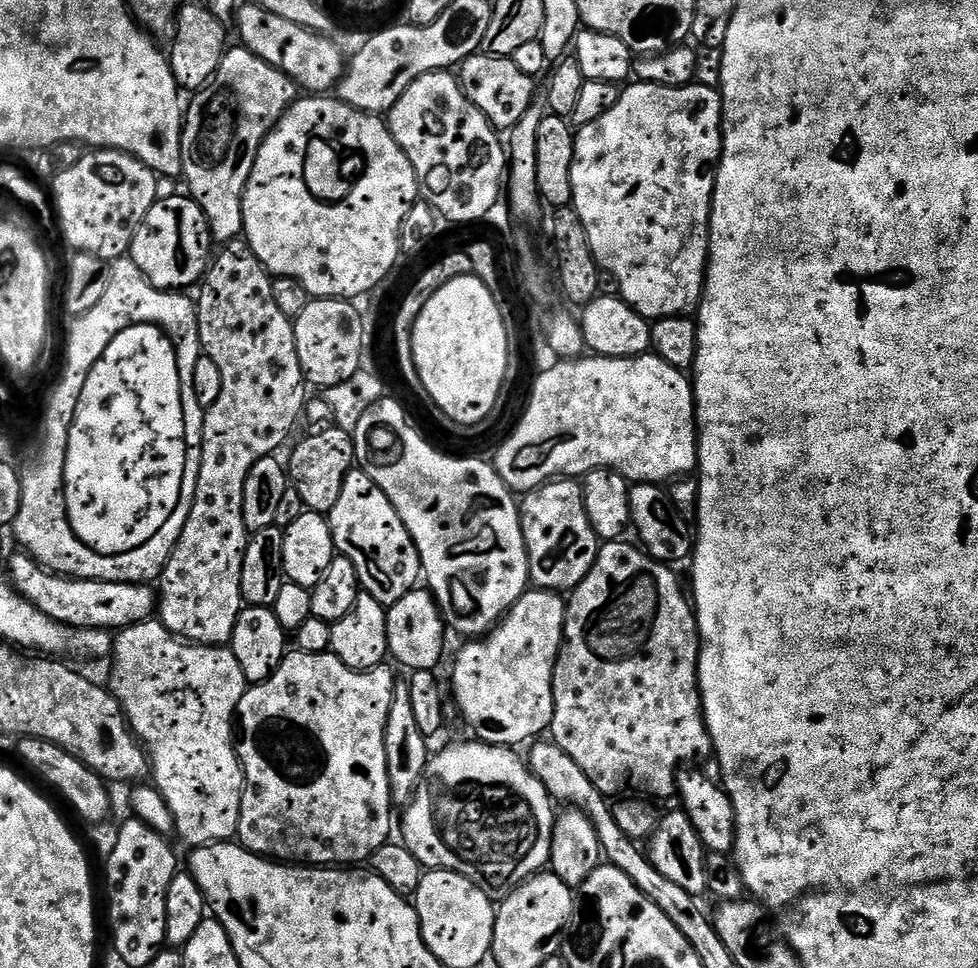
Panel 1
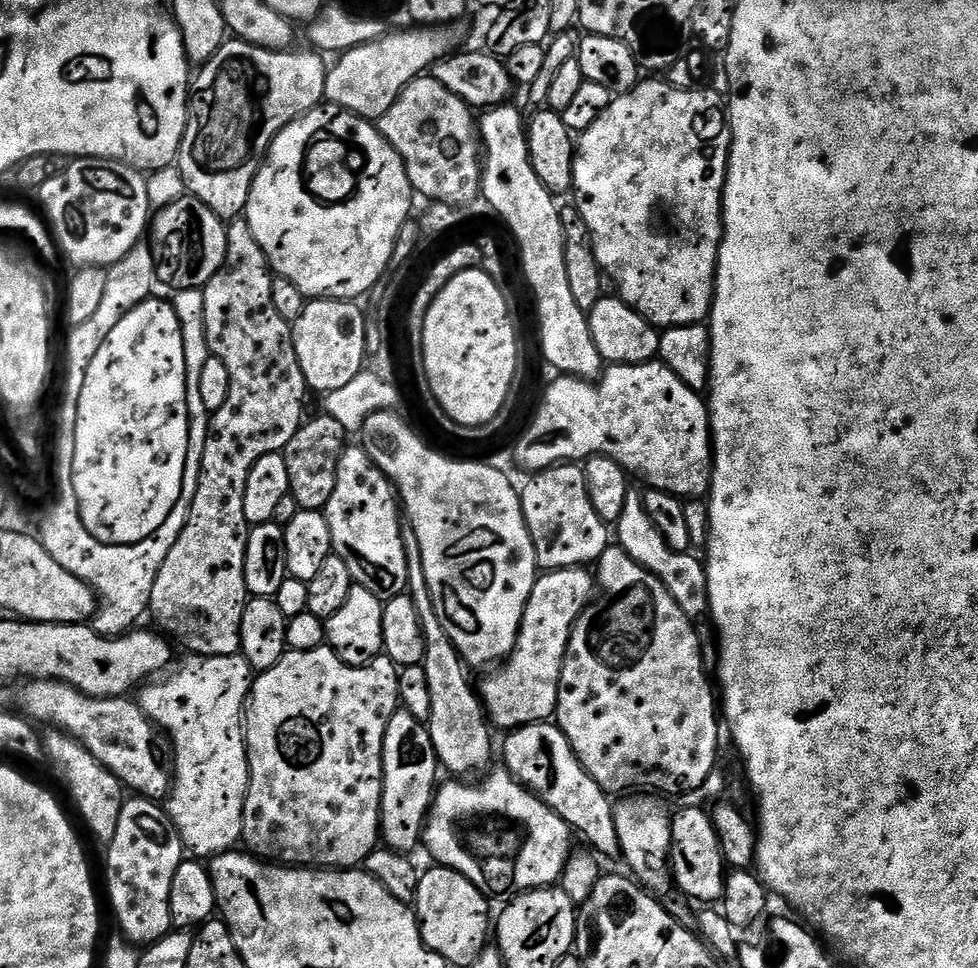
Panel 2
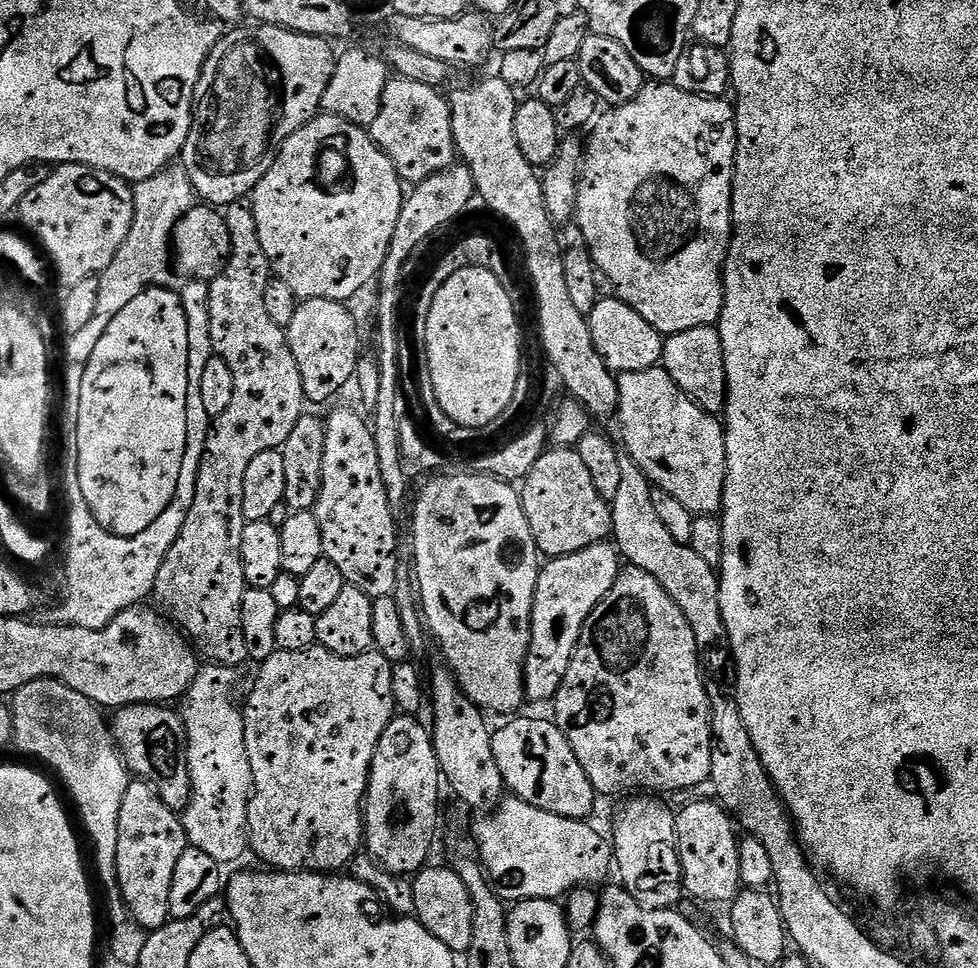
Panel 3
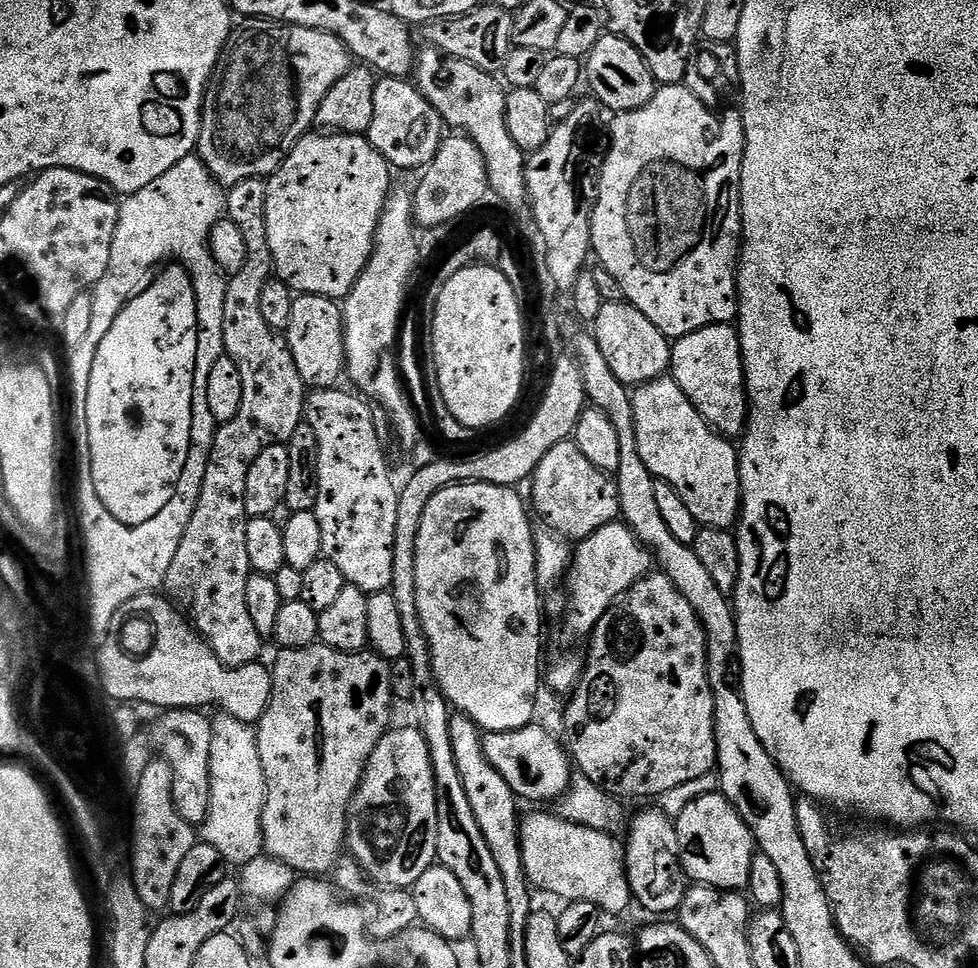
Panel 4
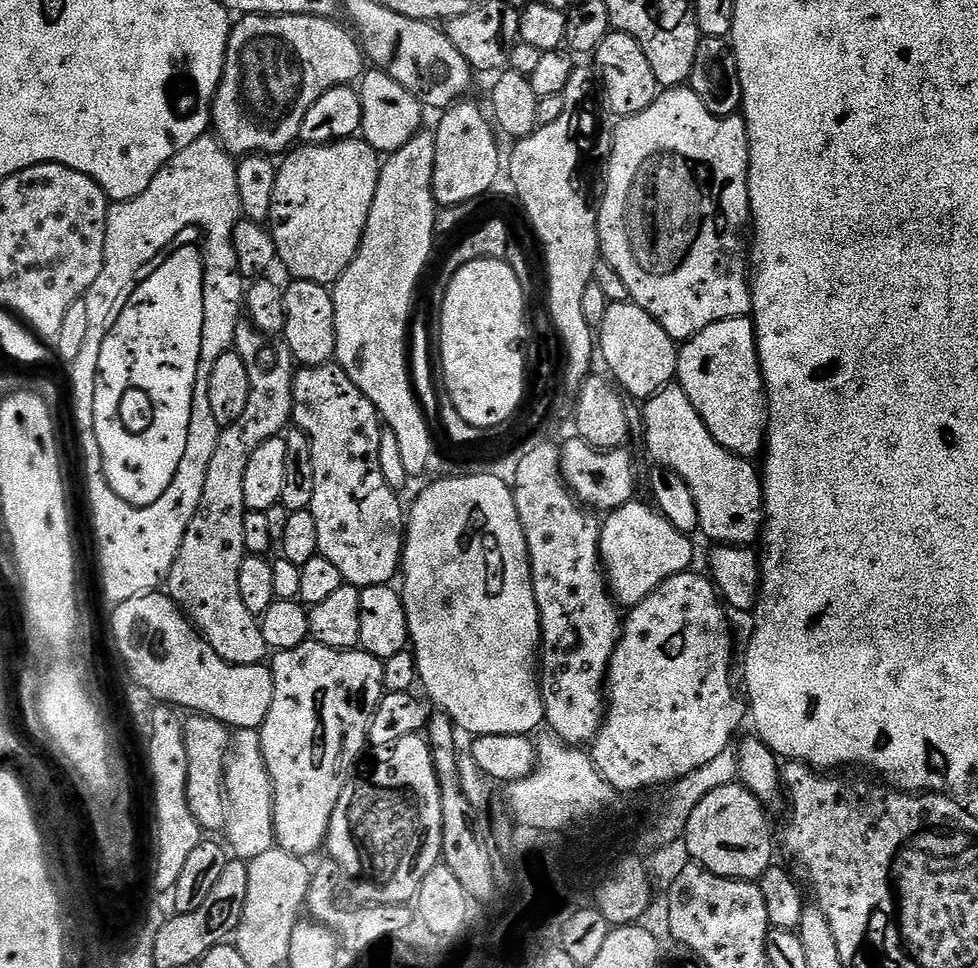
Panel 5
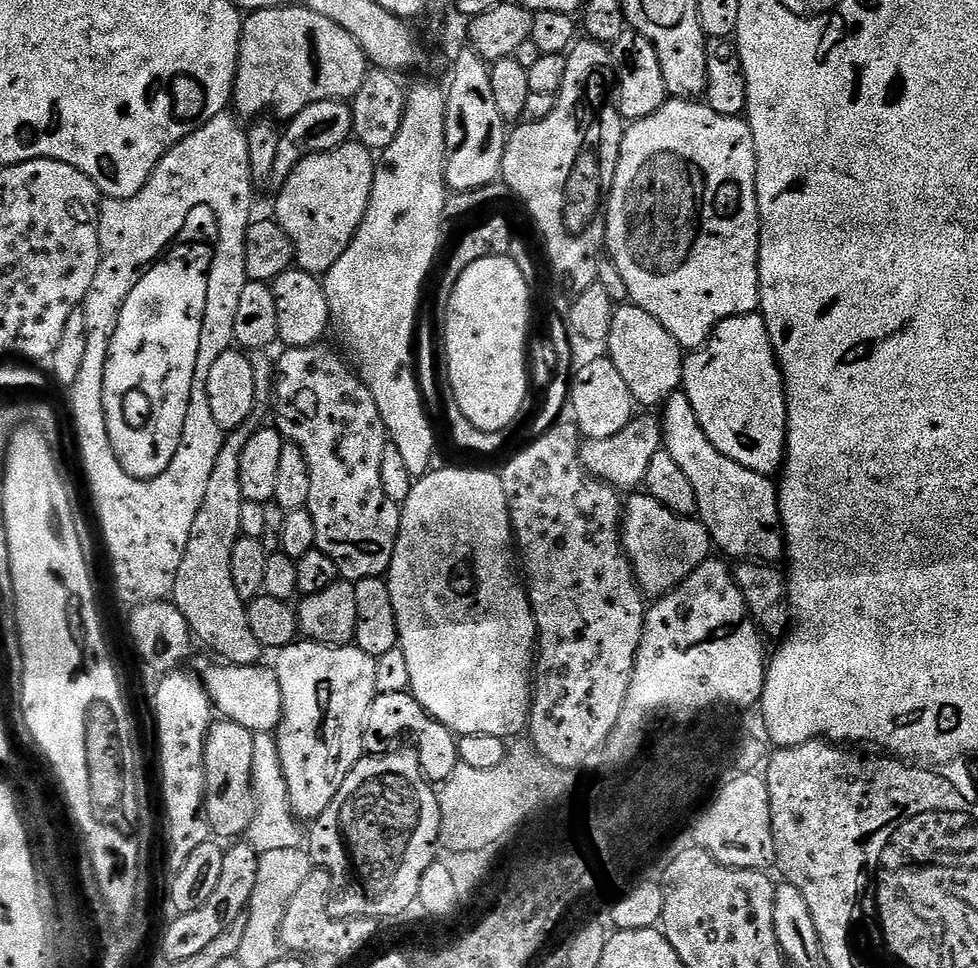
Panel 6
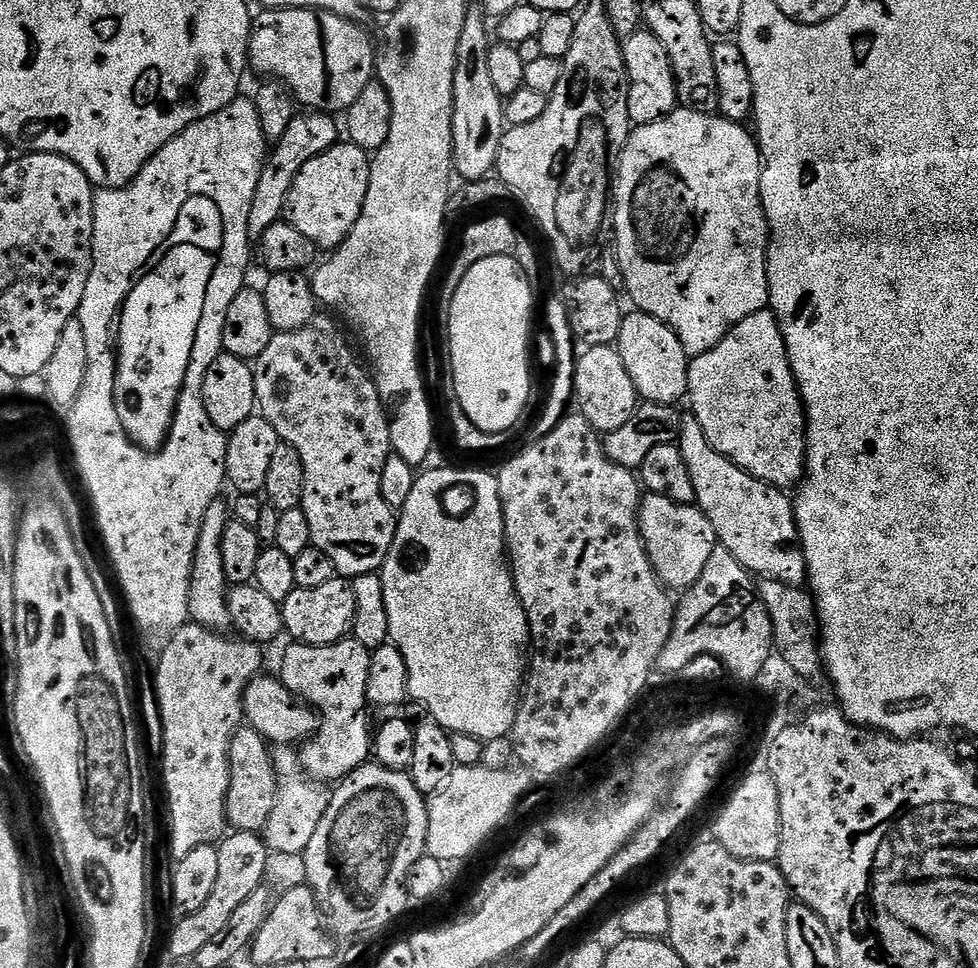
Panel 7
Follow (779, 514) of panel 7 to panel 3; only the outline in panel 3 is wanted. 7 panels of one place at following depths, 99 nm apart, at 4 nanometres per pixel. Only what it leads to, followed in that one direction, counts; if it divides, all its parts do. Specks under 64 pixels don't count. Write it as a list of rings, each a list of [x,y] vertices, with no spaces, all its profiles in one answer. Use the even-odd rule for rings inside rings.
[[[663,367],[621,372],[618,383],[620,385],[618,420],[624,423],[623,447],[630,454],[630,458],[634,458],[634,462],[647,474],[653,486],[670,494],[670,498],[678,498],[678,502],[682,502],[682,506],[686,506],[686,510],[691,512],[693,517],[717,515],[724,502],[724,483],[728,477],[723,423],[713,413],[699,408],[672,381],[670,374],[664,371]]]

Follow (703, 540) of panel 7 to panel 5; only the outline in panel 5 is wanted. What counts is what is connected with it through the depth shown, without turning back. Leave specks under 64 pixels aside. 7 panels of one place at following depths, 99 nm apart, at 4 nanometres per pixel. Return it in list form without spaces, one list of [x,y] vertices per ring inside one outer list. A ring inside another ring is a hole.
[[[634,498],[626,502],[620,508],[613,508],[603,517],[600,525],[600,563],[608,581],[608,590],[612,593],[612,599],[621,609],[631,610],[640,604],[662,586],[672,576],[679,572],[687,572],[692,564],[692,539],[687,532],[679,532],[674,526],[670,526],[668,519],[657,512],[651,503],[643,504],[640,498]]]

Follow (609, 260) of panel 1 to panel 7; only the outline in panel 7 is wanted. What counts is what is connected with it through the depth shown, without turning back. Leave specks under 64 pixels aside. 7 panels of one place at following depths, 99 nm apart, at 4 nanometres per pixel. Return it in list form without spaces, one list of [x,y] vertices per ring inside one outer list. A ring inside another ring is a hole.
[[[683,106],[677,107],[669,116],[658,118],[658,122],[641,124],[633,127],[628,133],[628,141],[622,150],[618,163],[614,168],[614,211],[611,223],[616,223],[616,242],[614,249],[621,266],[622,278],[625,280],[623,291],[633,300],[635,307],[641,312],[658,318],[658,322],[668,324],[670,330],[682,342],[688,357],[701,356],[706,350],[714,350],[722,338],[742,318],[750,318],[750,314],[758,314],[768,308],[768,219],[760,201],[760,146],[751,131],[747,132],[744,124],[736,124],[719,114],[702,114]]]

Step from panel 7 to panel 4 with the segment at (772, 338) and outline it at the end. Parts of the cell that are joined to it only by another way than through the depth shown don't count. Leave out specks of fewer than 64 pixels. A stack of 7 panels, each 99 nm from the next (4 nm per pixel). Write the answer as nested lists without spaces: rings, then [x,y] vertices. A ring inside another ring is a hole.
[[[709,324],[679,337],[670,348],[670,376],[711,428],[721,436],[743,437],[748,427],[750,401],[744,379],[744,355],[740,352],[740,337],[735,327]]]

